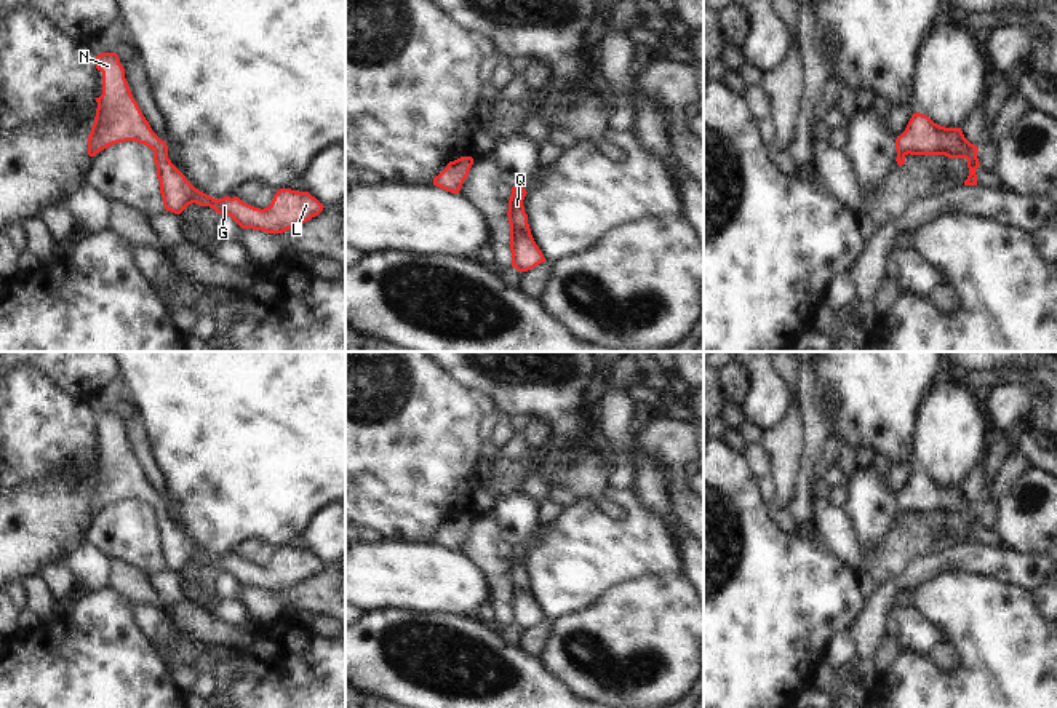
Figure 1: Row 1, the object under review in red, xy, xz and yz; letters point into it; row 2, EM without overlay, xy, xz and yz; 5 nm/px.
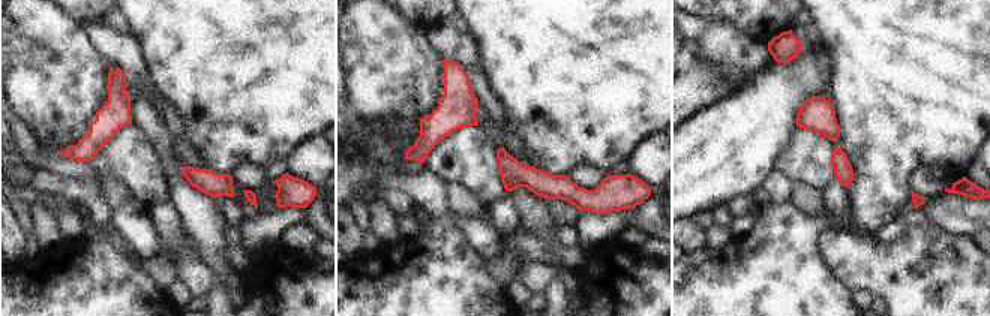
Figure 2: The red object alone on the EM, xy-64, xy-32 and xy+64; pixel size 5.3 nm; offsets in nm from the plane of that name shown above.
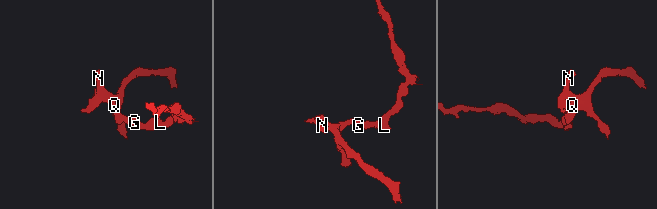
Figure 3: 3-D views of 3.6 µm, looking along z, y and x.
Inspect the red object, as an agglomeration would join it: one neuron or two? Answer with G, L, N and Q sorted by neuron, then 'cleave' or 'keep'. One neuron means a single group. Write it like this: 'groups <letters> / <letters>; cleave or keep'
groups G L N Q; keep

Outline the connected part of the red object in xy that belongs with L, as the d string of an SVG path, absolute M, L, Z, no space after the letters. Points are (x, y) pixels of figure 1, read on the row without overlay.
M117 411L96 414L96 427L102 430L102 452L96 455L98 467L88 494L88 513L134 499L154 508L160 551L166 569L181 572L189 563L209 564L217 572L230 574L241 587L283 591L323 569L323 563L309 550L280 547L272 561L261 567L238 555L213 556L195 547L168 516L168 503L150 486L134 459L125 427Z

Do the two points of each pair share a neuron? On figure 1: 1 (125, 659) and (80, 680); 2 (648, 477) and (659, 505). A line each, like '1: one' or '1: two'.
1: one
2: one

